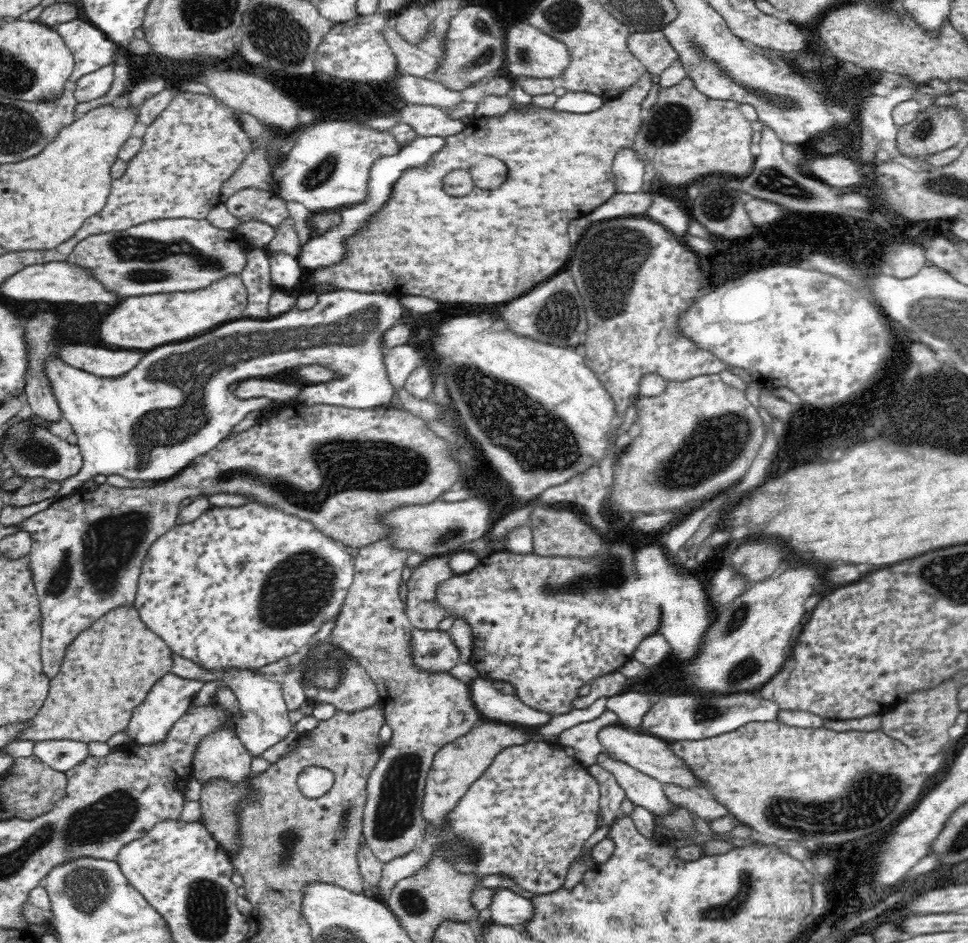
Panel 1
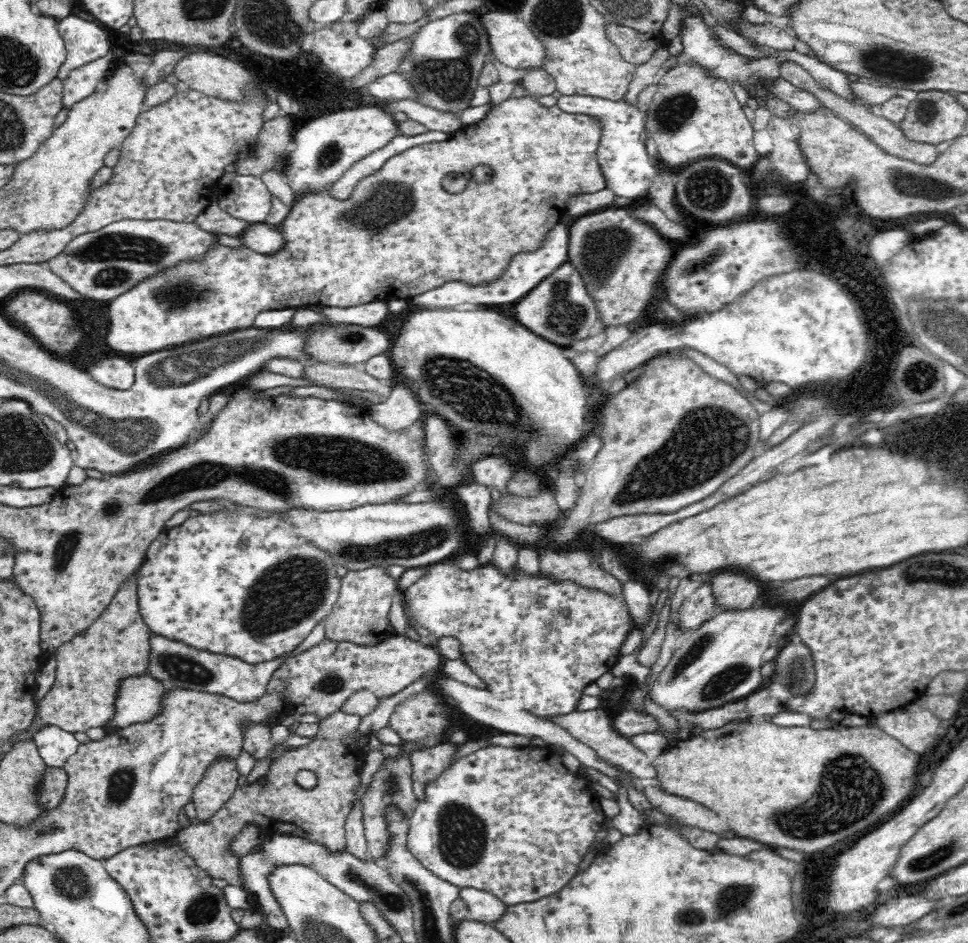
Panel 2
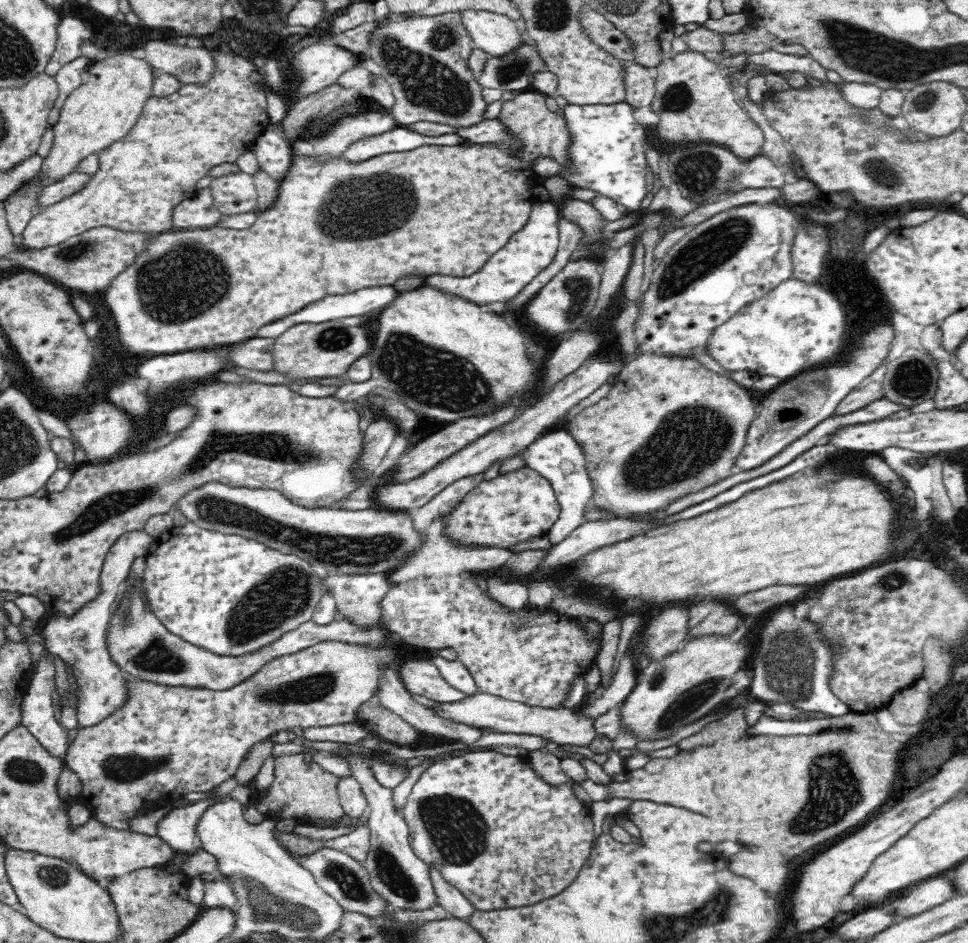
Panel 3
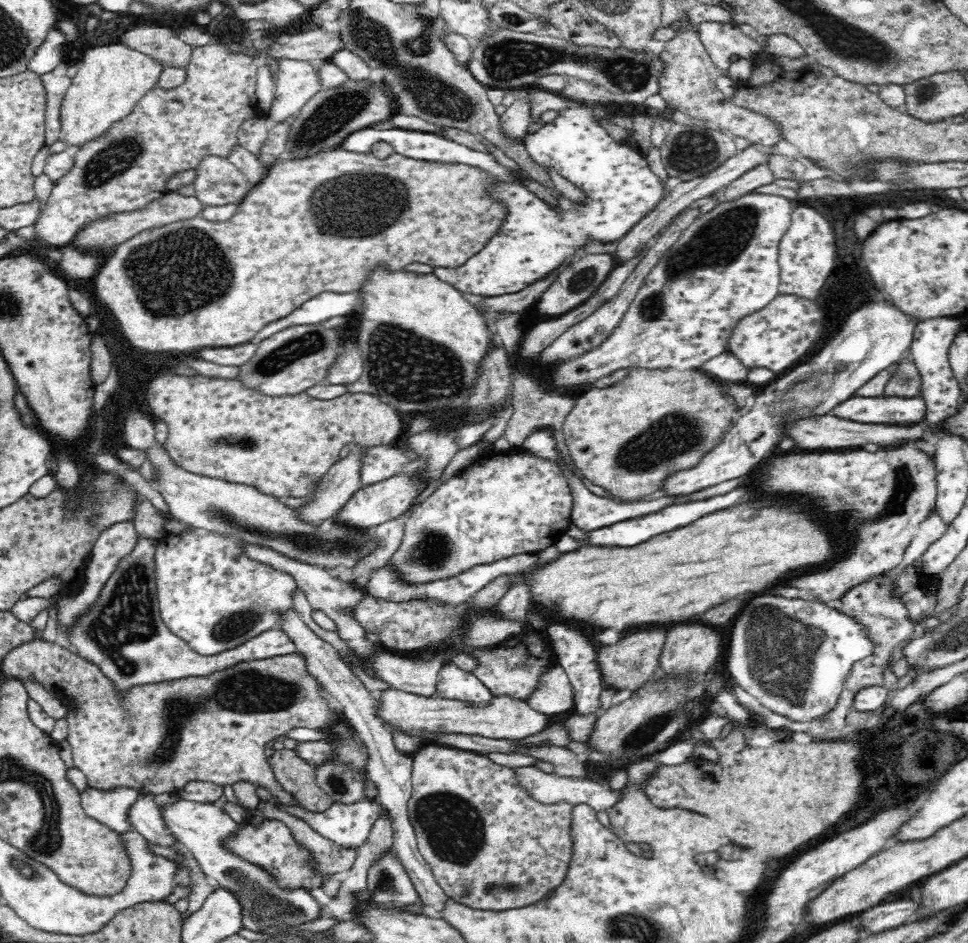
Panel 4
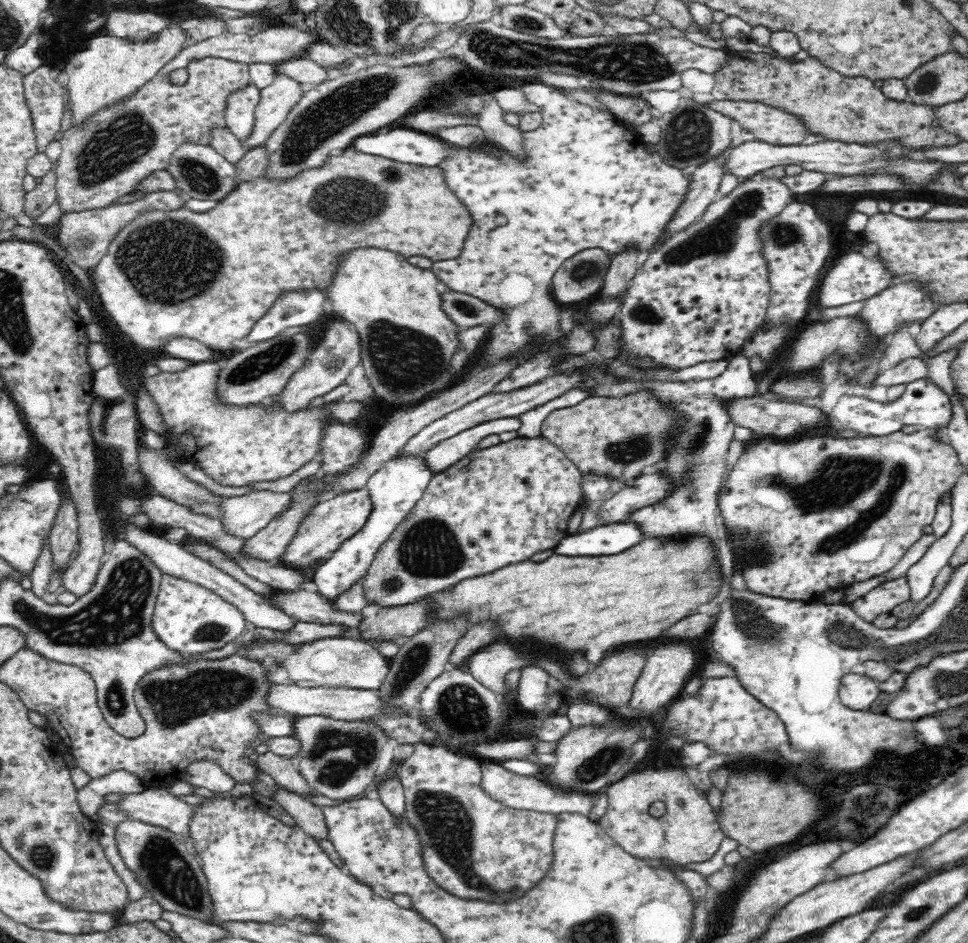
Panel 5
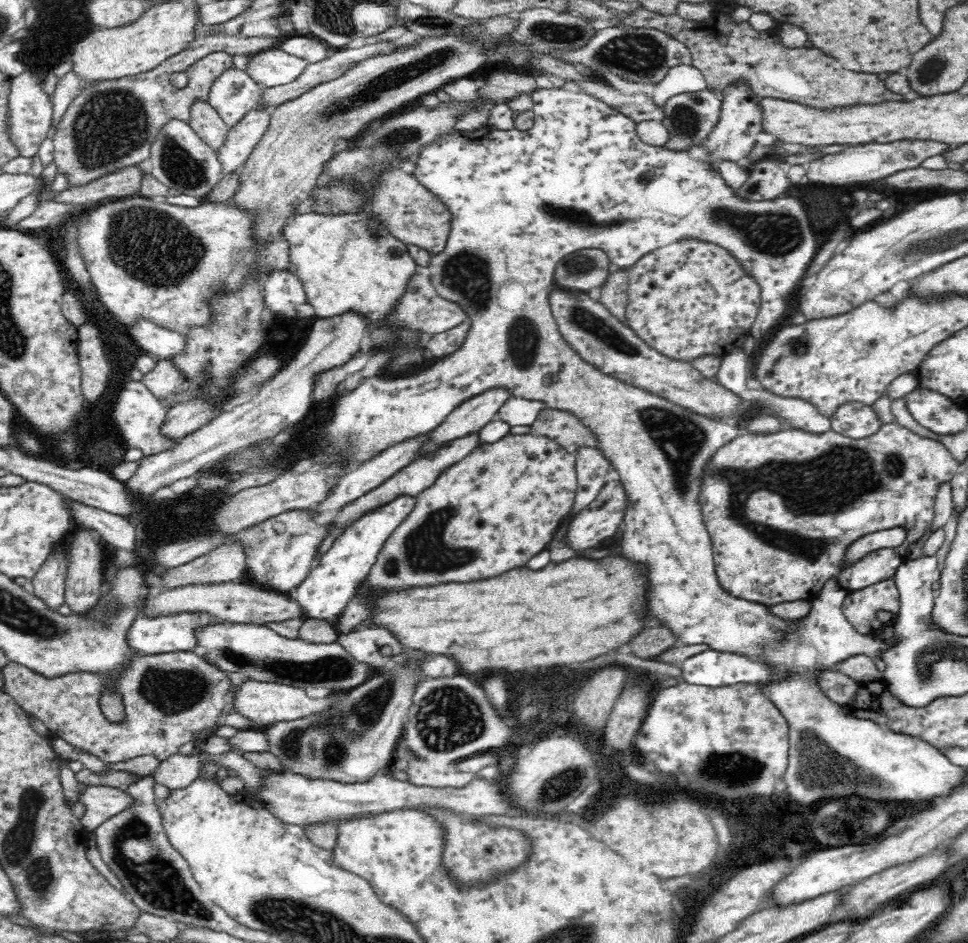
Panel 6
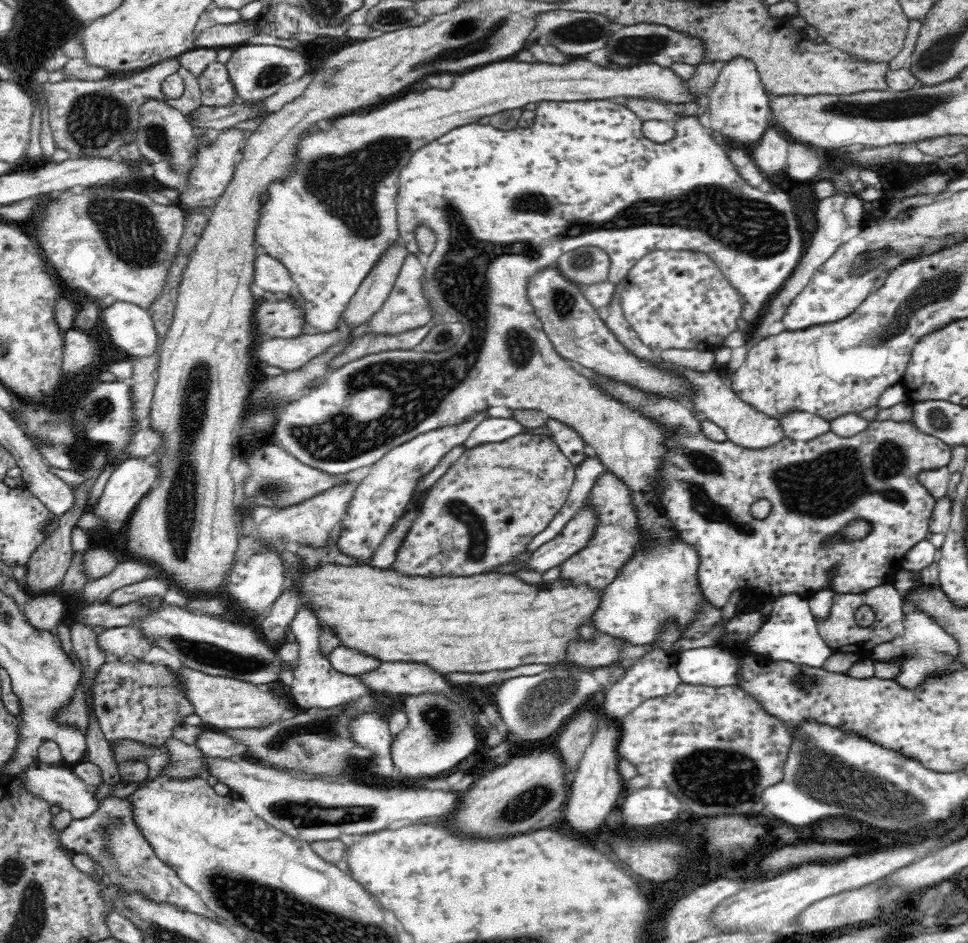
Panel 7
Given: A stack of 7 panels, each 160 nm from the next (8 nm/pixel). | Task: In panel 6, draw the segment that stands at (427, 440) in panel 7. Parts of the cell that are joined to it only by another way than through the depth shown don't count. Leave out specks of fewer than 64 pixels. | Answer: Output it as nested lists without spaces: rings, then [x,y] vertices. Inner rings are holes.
[[[506,387],[488,388],[482,394],[476,394],[464,402],[460,402],[446,417],[446,420],[431,431],[431,446],[421,454],[434,452],[436,447],[452,438],[462,438],[470,432],[480,430],[486,423],[494,420],[500,407],[512,397],[512,391]]]

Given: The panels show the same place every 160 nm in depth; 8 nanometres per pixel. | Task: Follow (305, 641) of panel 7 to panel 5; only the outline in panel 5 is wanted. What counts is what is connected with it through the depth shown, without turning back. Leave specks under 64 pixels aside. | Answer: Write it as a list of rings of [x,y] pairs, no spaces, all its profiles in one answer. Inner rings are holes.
[[[428,450],[420,454],[409,454],[399,451],[392,458],[388,458],[382,468],[372,474],[367,480],[373,509],[372,516],[366,524],[348,540],[345,540],[339,549],[330,557],[319,564],[312,574],[312,580],[318,584],[319,593],[328,600],[336,600],[344,590],[348,590],[360,576],[367,574],[378,549],[390,538],[390,535],[398,528],[422,498],[428,483],[438,472],[433,472],[431,466],[425,460]]]

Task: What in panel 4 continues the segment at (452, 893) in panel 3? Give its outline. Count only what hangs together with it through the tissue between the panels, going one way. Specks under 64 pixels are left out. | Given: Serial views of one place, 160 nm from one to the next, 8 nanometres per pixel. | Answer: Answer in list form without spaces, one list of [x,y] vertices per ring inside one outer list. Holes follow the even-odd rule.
[[[296,611],[286,613],[281,620],[280,627],[295,642],[297,652],[305,656],[307,669],[312,676],[322,685],[331,707],[339,710],[345,718],[345,722],[355,731],[358,740],[365,746],[368,759],[366,771],[373,785],[378,787],[378,802],[386,810],[389,810],[392,819],[394,853],[402,862],[408,876],[412,879],[419,899],[423,906],[432,906],[438,911],[447,907],[449,896],[438,884],[437,878],[432,872],[431,866],[425,861],[417,846],[415,830],[409,820],[408,801],[411,797],[413,754],[399,752],[394,745],[392,730],[380,719],[377,708],[379,701],[377,696],[366,689],[366,686],[354,675],[340,654],[330,643],[316,635],[305,623],[300,620]]]

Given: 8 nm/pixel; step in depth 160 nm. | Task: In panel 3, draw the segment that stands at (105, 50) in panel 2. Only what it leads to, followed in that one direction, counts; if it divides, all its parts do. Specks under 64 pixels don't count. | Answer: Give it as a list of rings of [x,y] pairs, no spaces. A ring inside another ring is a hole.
[[[62,18],[58,25],[58,42],[55,53],[47,64],[45,73],[54,76],[65,64],[82,57],[81,46],[87,40],[94,38],[90,26],[80,18]]]

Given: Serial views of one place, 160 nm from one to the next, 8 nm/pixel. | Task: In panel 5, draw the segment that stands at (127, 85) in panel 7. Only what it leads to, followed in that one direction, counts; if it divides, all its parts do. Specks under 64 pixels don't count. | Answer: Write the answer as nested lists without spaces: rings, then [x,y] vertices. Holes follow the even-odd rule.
[[[268,28],[256,36],[246,34],[230,34],[224,30],[223,34],[204,42],[198,42],[186,49],[182,49],[152,80],[141,86],[137,93],[122,101],[100,109],[93,117],[81,125],[74,125],[63,133],[61,154],[53,168],[56,173],[55,191],[56,203],[60,209],[58,221],[48,224],[43,230],[51,236],[59,231],[62,215],[71,212],[103,209],[118,204],[123,196],[137,192],[139,184],[157,170],[167,170],[170,157],[182,143],[194,143],[211,146],[212,130],[227,128],[225,112],[227,100],[232,93],[252,85],[248,65],[264,62],[277,65],[290,59],[306,58],[307,50],[314,43],[321,43],[322,38],[300,32],[296,28]],[[176,68],[185,68],[188,80],[182,86],[173,85],[169,81],[169,74]]]

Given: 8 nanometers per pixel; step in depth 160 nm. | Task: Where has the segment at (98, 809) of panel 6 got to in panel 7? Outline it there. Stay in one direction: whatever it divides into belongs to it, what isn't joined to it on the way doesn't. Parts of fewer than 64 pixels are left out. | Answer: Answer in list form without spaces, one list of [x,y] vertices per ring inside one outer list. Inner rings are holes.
[[[39,760],[24,768],[19,774],[19,787],[33,796],[42,797],[56,810],[68,810],[76,820],[92,816],[100,808],[103,800],[95,795],[94,788],[86,785],[70,766],[47,764]]]

